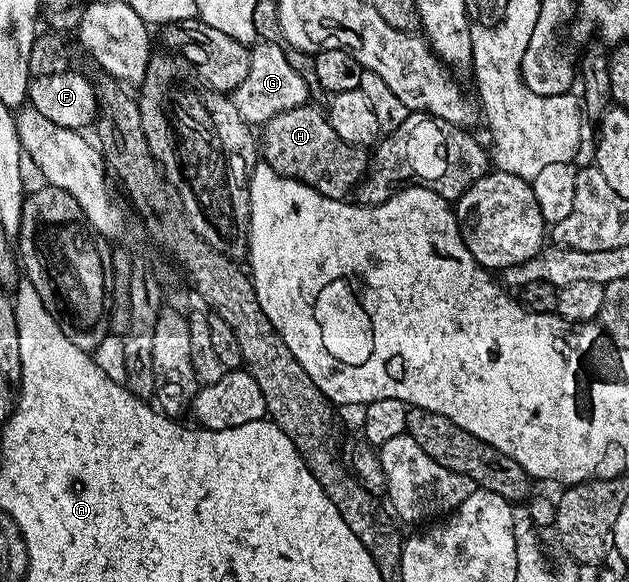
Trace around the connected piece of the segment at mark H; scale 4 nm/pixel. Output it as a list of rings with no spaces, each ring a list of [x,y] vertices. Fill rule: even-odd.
[[[306,103],[289,111],[283,111],[265,122],[263,126],[265,134],[261,137],[261,153],[265,157],[262,158],[264,164],[272,167],[282,177],[302,181],[304,185],[318,189],[324,197],[340,201],[348,198],[368,173],[370,154],[362,146],[343,143],[343,139],[339,139],[339,135],[335,135],[328,116],[322,110],[320,113],[319,110],[312,109],[311,105]]]

